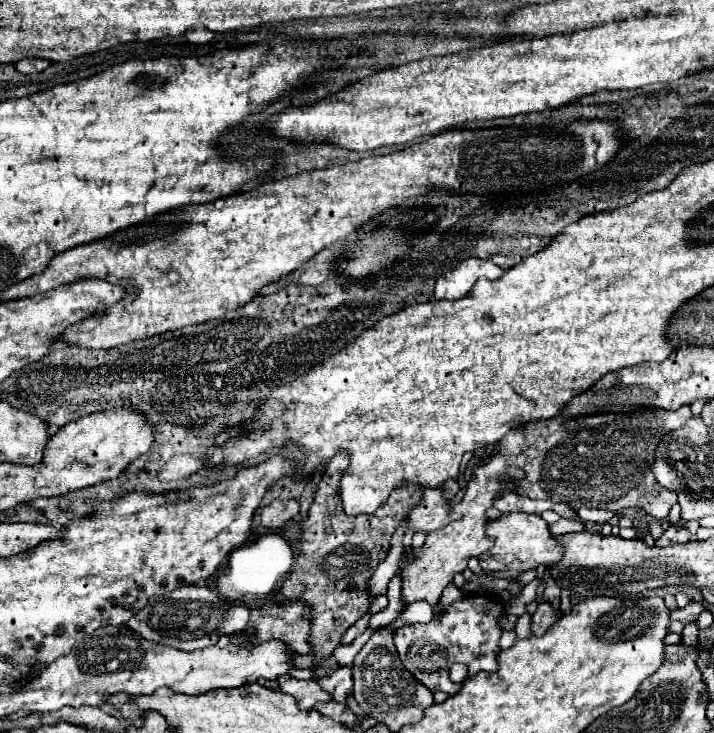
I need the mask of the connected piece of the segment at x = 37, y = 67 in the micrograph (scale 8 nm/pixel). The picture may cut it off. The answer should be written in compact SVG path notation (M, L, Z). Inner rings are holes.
M20 60L16 64L16 70L22 72L22 74L36 74L36 72L42 72L50 66L48 60Z

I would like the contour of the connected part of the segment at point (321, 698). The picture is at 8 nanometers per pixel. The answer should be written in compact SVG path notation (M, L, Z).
M284 674L276 682L284 694L290 694L296 698L296 704L300 710L310 710L310 708L314 708L314 704L330 700L330 694L326 694L320 688L320 684L314 680L296 680L296 678L290 678Z

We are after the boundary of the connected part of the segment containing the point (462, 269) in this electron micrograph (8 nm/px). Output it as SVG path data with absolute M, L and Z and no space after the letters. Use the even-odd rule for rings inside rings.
M468 258L460 262L454 270L442 274L436 280L434 286L434 296L436 300L460 300L464 298L472 286L476 284L478 278L488 278L488 280L498 280L504 274L500 266L496 266L492 260L478 260L478 258Z

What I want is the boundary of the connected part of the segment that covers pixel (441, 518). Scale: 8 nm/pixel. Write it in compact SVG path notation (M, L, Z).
M424 490L422 492L422 502L414 506L406 518L404 526L412 532L436 532L450 522L450 508L446 506L448 498L444 490Z

